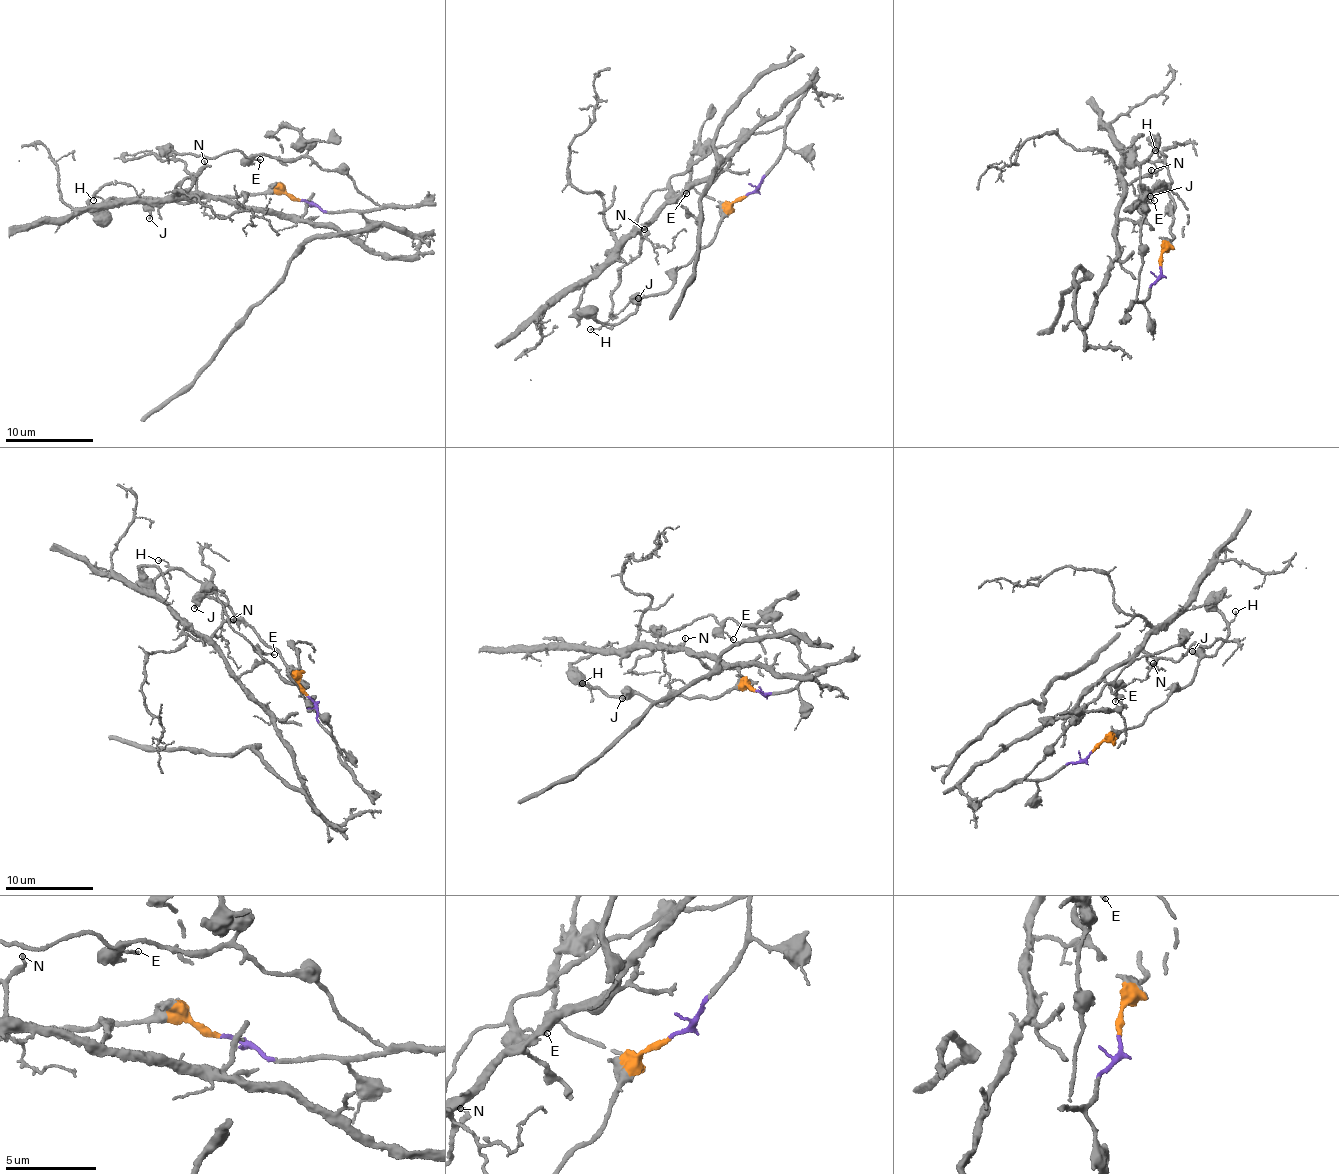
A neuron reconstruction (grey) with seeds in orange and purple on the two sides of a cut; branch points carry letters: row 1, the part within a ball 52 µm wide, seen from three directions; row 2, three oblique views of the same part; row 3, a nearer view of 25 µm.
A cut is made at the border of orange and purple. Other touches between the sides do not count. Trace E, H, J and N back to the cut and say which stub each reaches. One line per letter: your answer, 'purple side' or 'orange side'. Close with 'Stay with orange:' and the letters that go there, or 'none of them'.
E: purple side
H: orange side
J: orange side
N: purple side
Stay with orange: H, J

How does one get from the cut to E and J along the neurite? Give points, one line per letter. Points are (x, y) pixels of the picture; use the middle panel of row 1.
E: (747, 195), (777, 161), (784, 124), (711, 150), (672, 177), (672, 188), (687, 193)
J: (747, 195), (732, 205), (721, 219), (710, 243), (700, 247), (685, 264), (676, 269), (671, 286), (639, 297)

